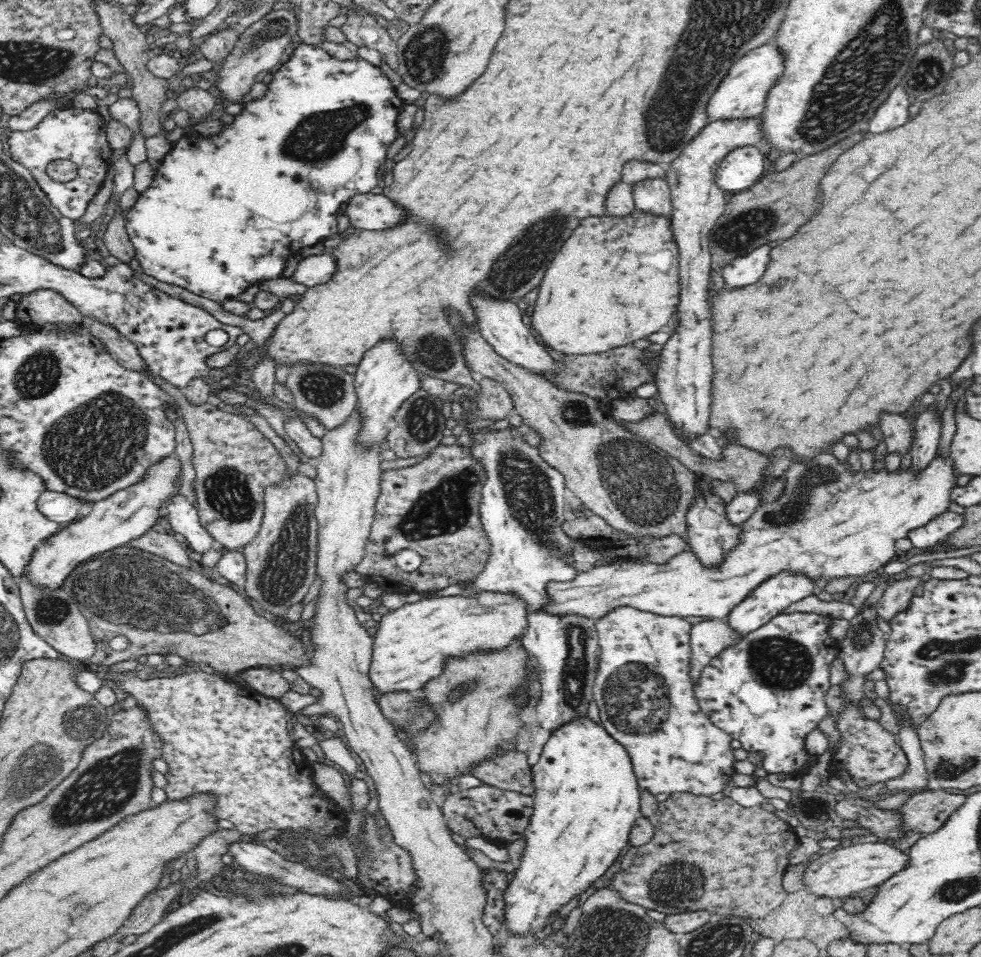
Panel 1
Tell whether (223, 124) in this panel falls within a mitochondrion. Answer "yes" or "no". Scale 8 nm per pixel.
no

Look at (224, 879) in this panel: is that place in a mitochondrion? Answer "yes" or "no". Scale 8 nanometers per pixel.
no

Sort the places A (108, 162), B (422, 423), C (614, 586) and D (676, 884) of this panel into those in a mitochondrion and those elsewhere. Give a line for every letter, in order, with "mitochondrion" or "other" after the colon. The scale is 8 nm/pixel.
A: other
B: mitochondrion
C: other
D: mitochondrion

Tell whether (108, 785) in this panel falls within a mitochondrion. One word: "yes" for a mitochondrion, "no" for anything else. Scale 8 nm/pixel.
yes

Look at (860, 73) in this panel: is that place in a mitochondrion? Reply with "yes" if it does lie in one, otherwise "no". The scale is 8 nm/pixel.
yes

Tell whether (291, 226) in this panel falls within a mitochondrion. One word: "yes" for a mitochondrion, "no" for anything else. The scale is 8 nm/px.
no

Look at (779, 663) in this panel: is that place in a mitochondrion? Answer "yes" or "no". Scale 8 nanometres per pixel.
yes

